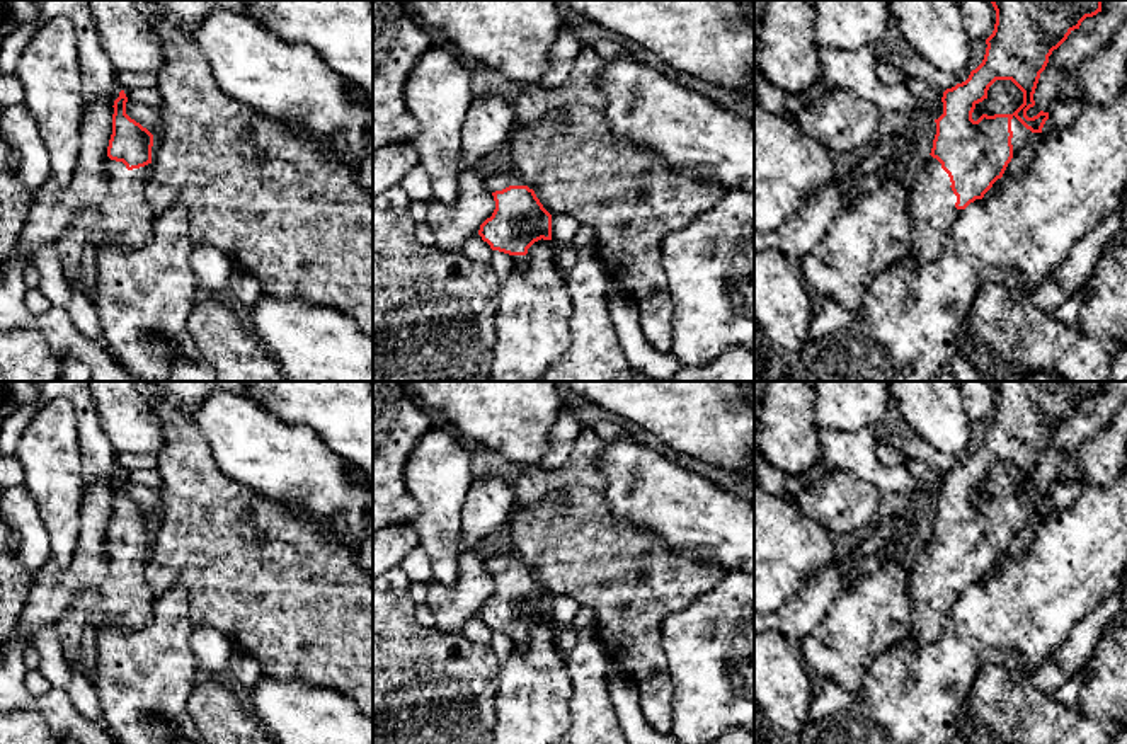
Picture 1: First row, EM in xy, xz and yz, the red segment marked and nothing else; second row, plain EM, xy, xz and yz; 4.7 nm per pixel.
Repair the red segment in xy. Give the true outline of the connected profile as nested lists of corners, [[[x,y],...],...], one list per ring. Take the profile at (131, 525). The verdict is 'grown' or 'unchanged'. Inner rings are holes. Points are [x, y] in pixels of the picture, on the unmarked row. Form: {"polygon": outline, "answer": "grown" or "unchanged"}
{"polygon": [[[124,472],[114,482],[112,516],[107,528],[106,560],[107,577],[94,589],[80,594],[72,608],[58,620],[56,632],[68,666],[80,672],[77,662],[82,657],[83,632],[89,621],[97,625],[97,632],[109,625],[119,625],[126,632],[136,632],[152,621],[155,592],[146,582],[146,564],[152,552],[153,516],[126,495],[128,478]]], "answer": "grown"}

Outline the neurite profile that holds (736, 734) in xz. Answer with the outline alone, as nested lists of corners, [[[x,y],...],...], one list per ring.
[[[732,727],[732,729],[727,729],[712,744],[754,744],[754,735],[746,729]]]

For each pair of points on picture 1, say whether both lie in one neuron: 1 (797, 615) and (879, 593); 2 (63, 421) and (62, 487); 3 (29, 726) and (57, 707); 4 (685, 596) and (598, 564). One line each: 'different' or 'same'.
1: different
2: same
3: different
4: same

